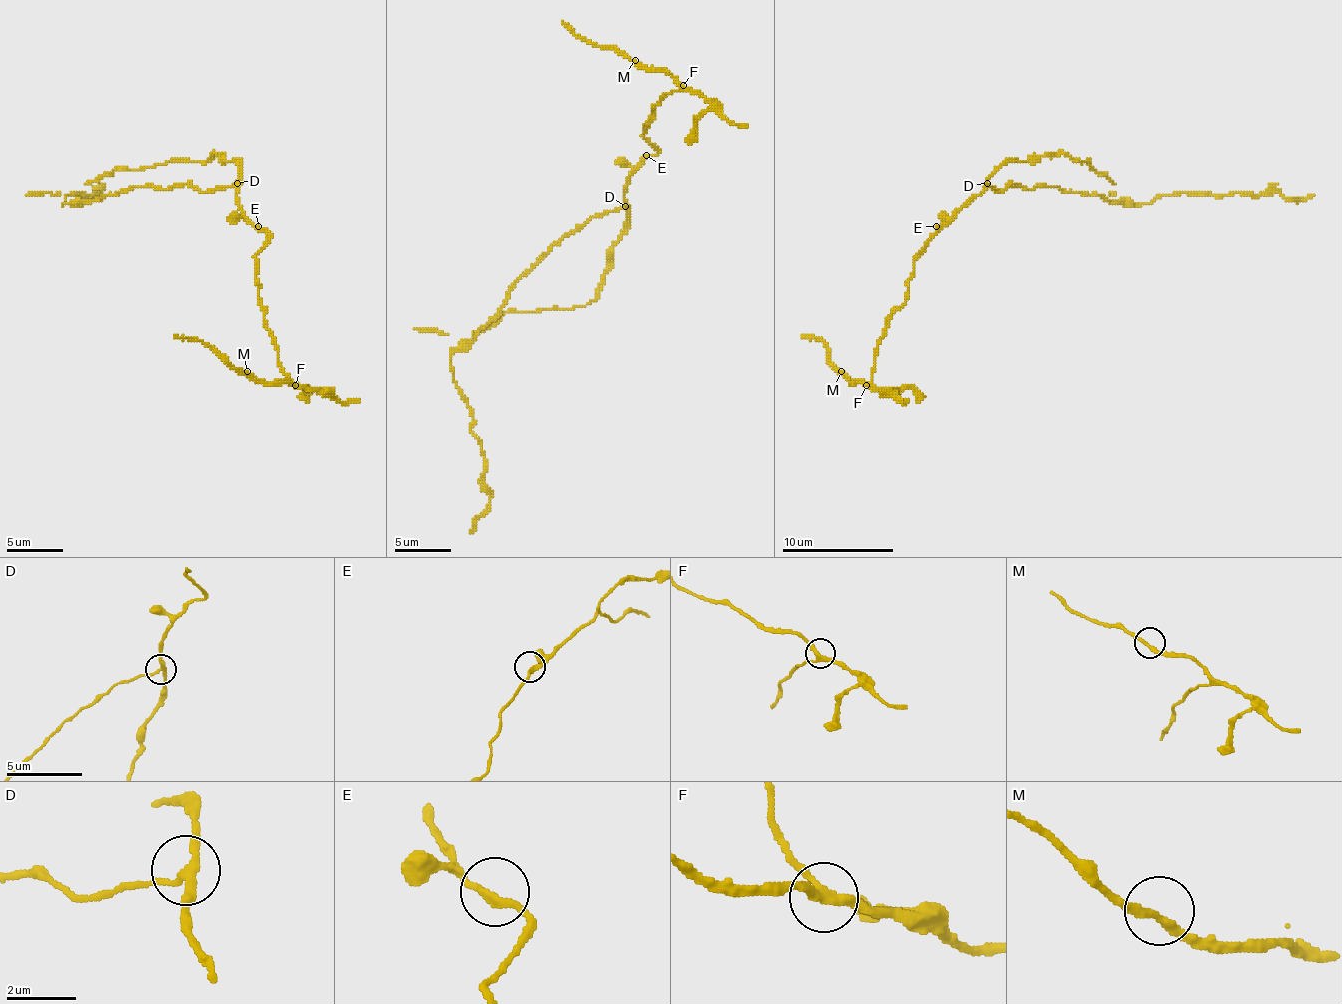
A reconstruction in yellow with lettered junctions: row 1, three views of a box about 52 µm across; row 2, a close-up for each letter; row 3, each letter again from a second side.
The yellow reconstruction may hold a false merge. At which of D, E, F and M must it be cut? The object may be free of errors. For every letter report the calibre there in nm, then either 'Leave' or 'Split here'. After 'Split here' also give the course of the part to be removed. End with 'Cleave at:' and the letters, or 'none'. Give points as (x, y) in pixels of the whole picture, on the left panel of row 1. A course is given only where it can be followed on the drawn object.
D: Thickness 180 nm. Split here. Course of the part to remove: (236, 184), (202, 192), (177, 184), (132, 187), (62, 203), (68, 195), (102, 192), (82, 195)
E: Thickness 200 nm. Leave
F: Thickness 240 nm. Leave
M: Thickness 220 nm. Leave
Cleave at: D

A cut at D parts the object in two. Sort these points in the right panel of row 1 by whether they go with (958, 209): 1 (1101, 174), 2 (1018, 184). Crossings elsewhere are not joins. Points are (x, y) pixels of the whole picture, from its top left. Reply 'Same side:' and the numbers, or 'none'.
Same side: 1

